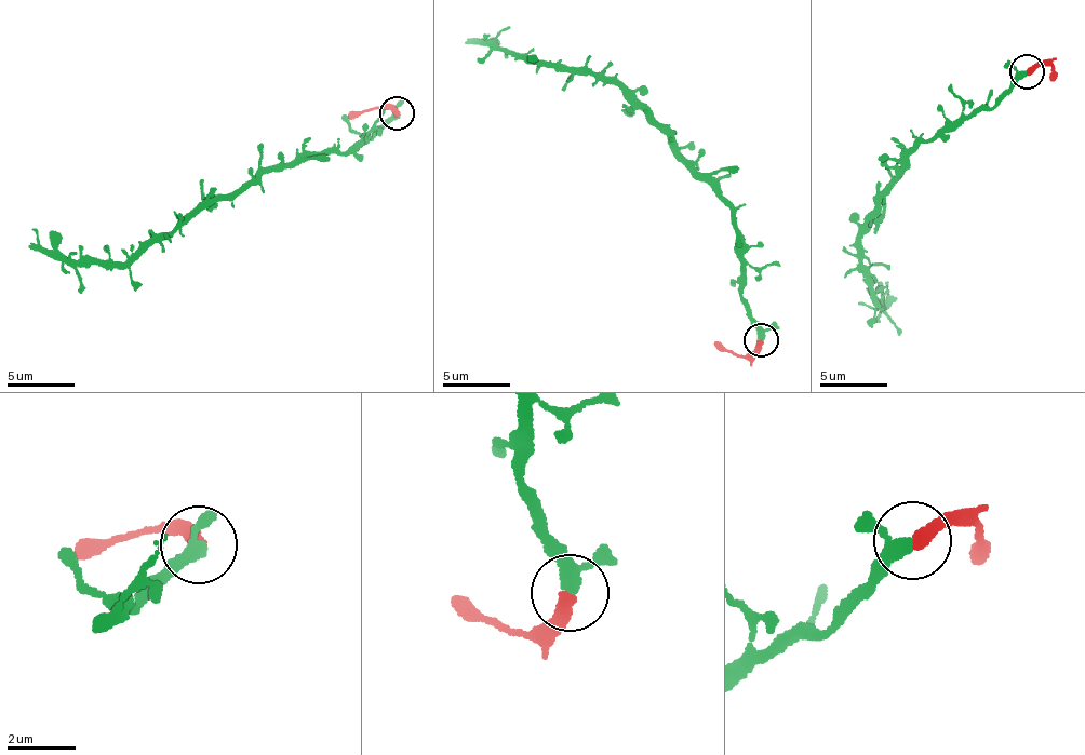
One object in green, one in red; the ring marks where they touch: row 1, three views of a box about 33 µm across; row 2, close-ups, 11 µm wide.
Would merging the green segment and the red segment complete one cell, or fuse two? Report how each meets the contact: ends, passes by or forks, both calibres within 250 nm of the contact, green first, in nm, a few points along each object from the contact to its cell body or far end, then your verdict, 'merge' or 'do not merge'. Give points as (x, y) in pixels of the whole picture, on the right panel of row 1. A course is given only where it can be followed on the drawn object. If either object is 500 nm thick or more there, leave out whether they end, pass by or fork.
green passes by; red ends there; 320 nm thick on the green side, 400 nm on the other; green runs (1026, 70), (992, 105), (909, 148), (861, 246), (859, 264), (868, 266), (886, 310), (887, 283); red runs (1026, 70), (1055, 65), (1050, 80); merge

